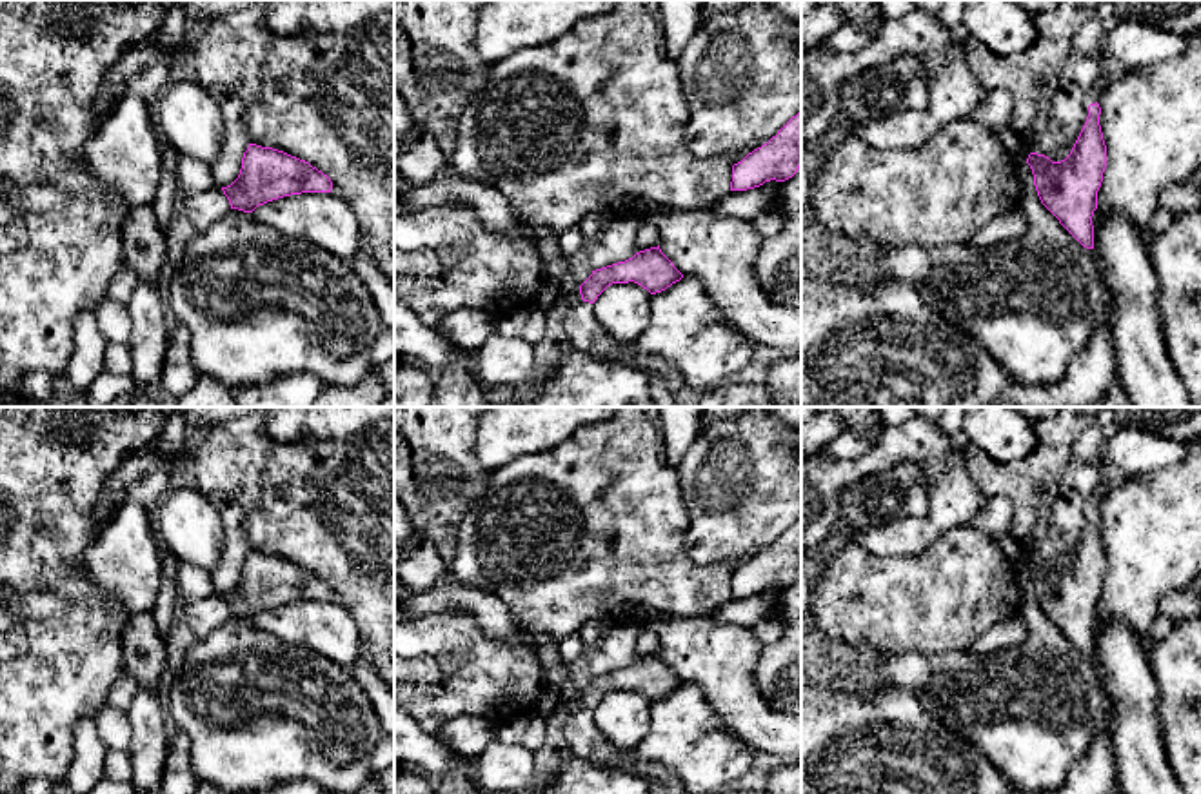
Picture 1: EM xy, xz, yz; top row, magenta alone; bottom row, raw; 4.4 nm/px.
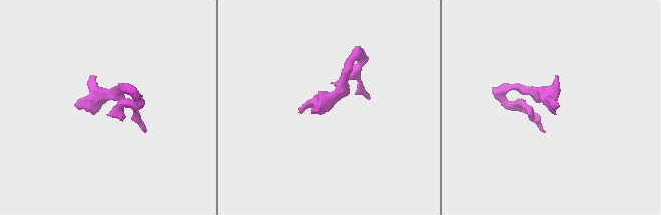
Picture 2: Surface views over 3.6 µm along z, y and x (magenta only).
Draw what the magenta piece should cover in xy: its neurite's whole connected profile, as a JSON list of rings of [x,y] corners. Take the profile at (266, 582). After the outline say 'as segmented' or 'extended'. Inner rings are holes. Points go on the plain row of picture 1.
[[[249,551],[243,560],[238,585],[222,594],[231,616],[243,620],[283,603],[331,600],[331,596],[331,585],[309,569],[256,551]]]; as segmented

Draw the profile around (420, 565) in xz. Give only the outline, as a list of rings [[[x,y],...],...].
[[[420,541],[414,547],[402,547],[394,552],[394,574],[416,591],[427,591],[449,567],[438,554],[432,541]]]

